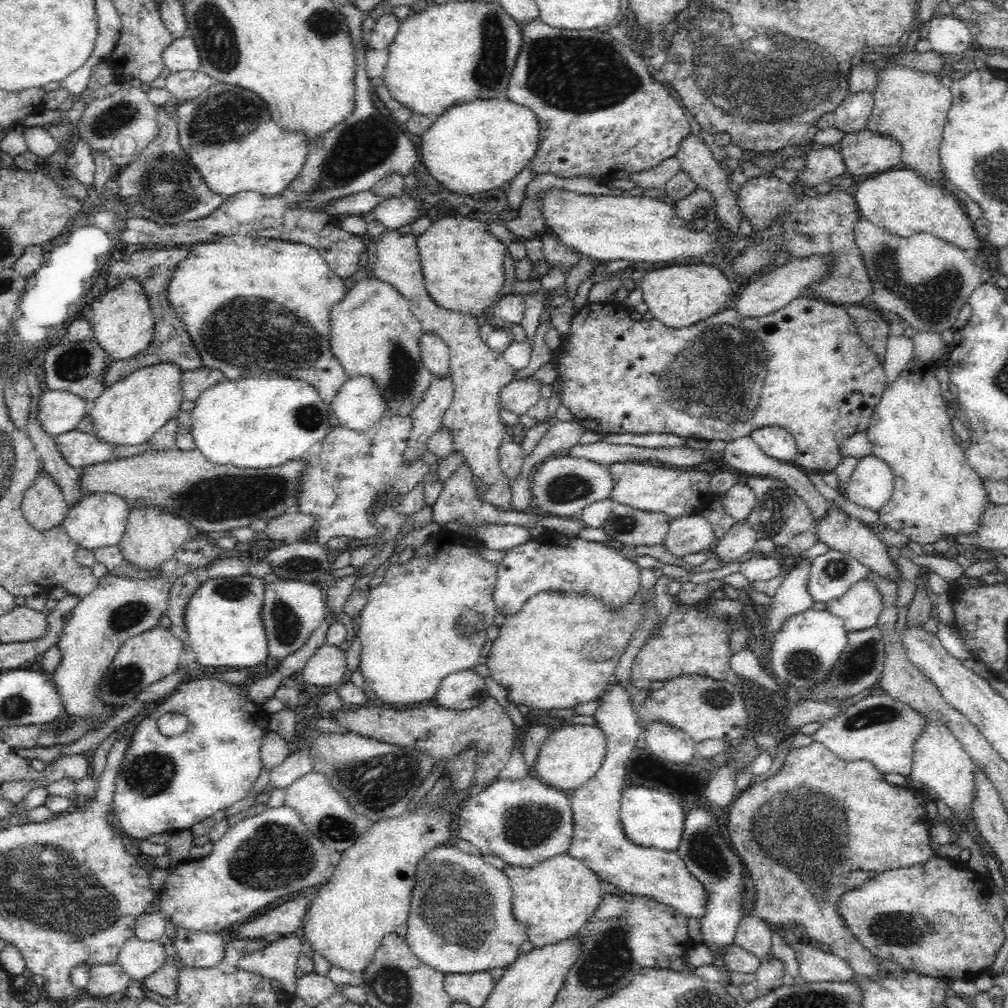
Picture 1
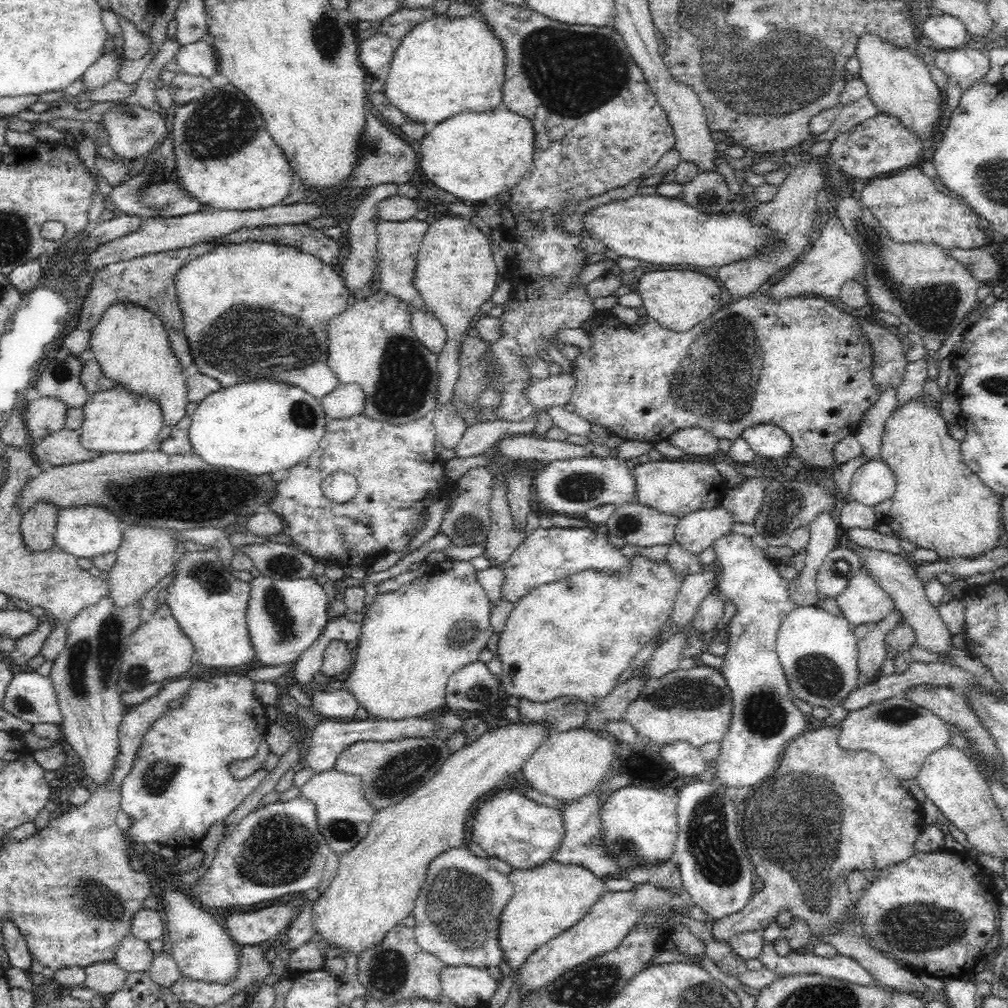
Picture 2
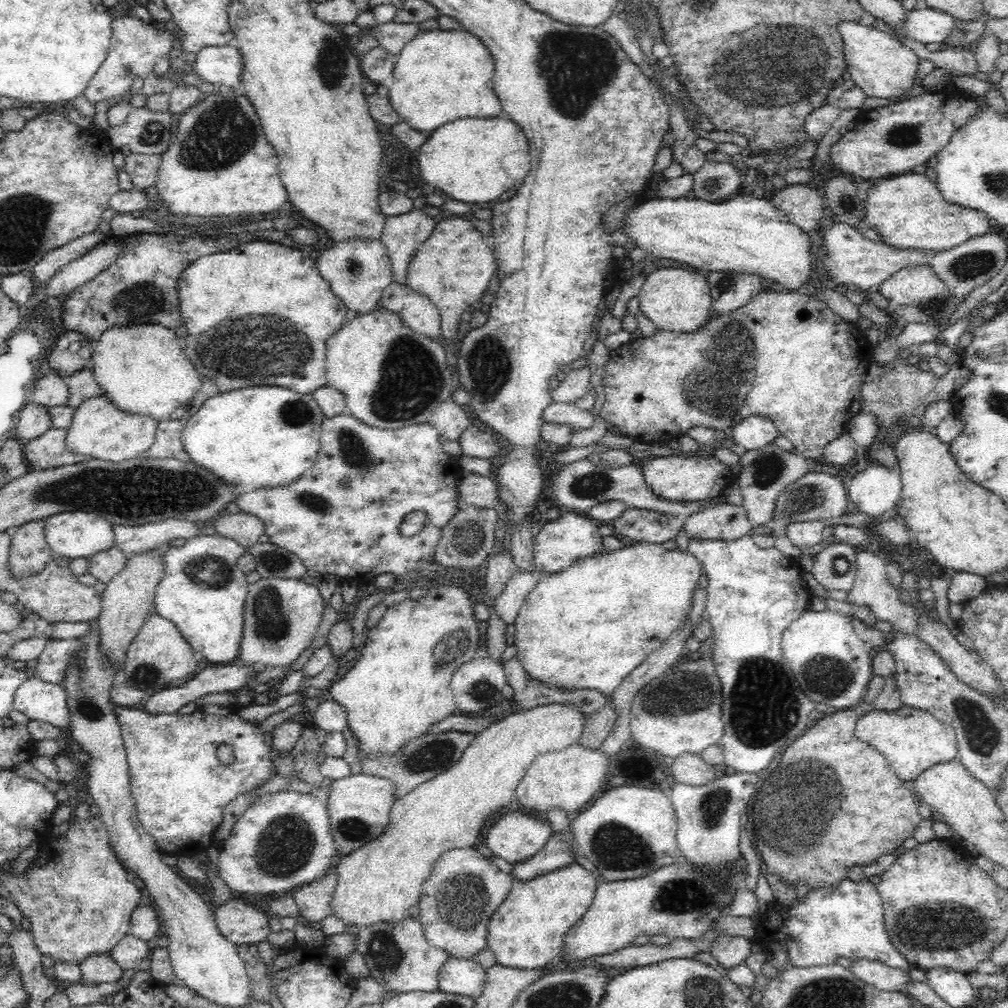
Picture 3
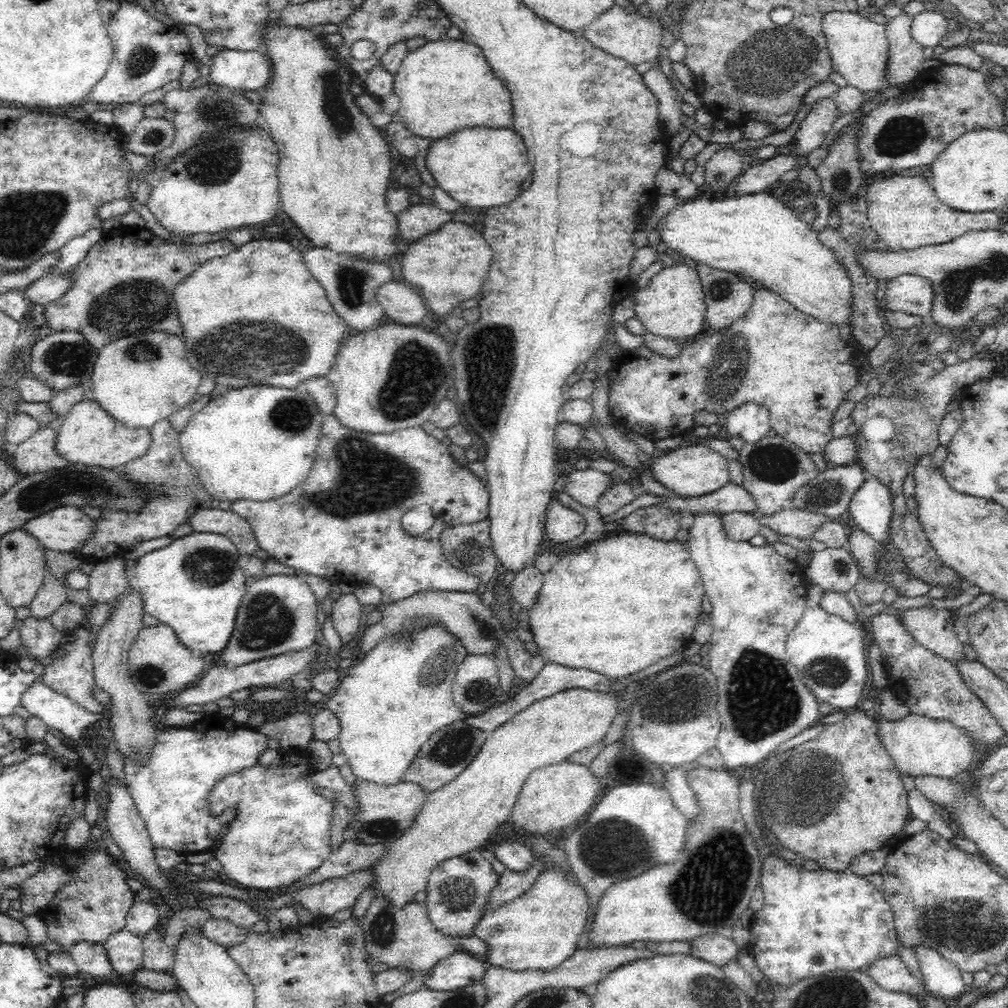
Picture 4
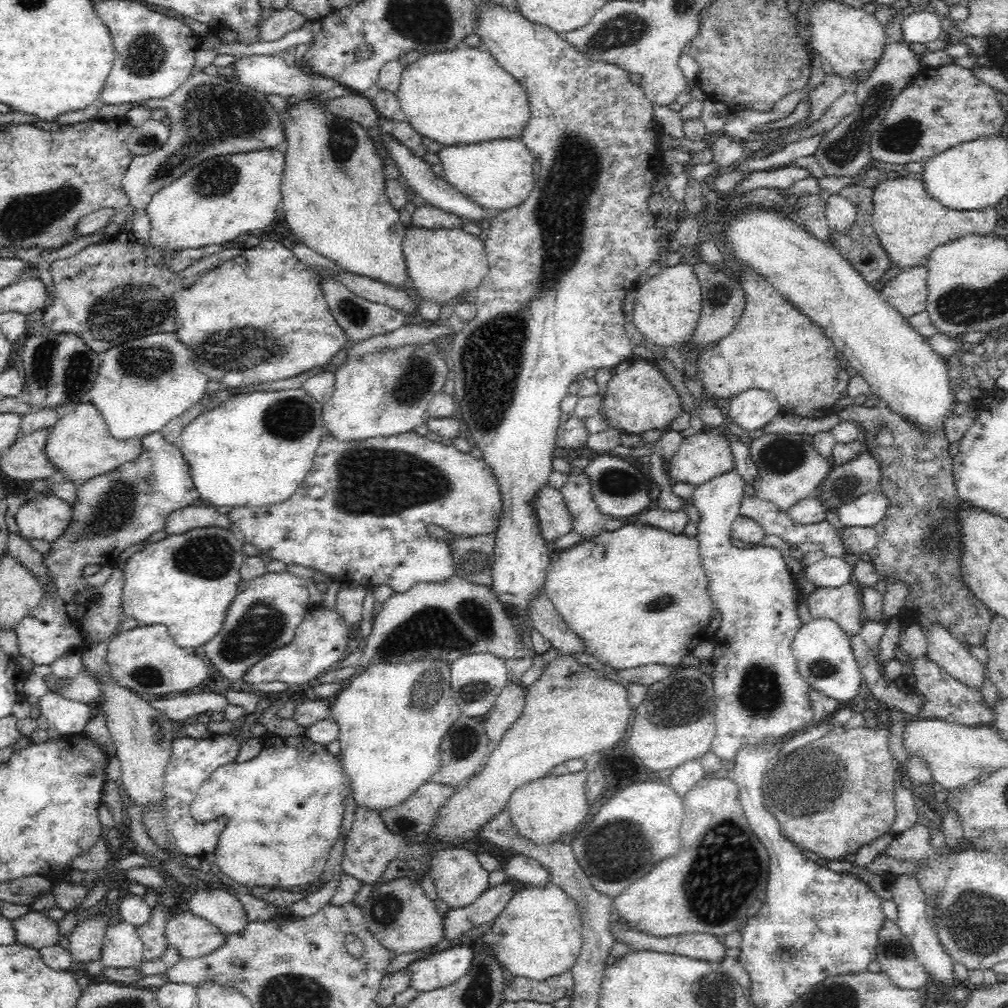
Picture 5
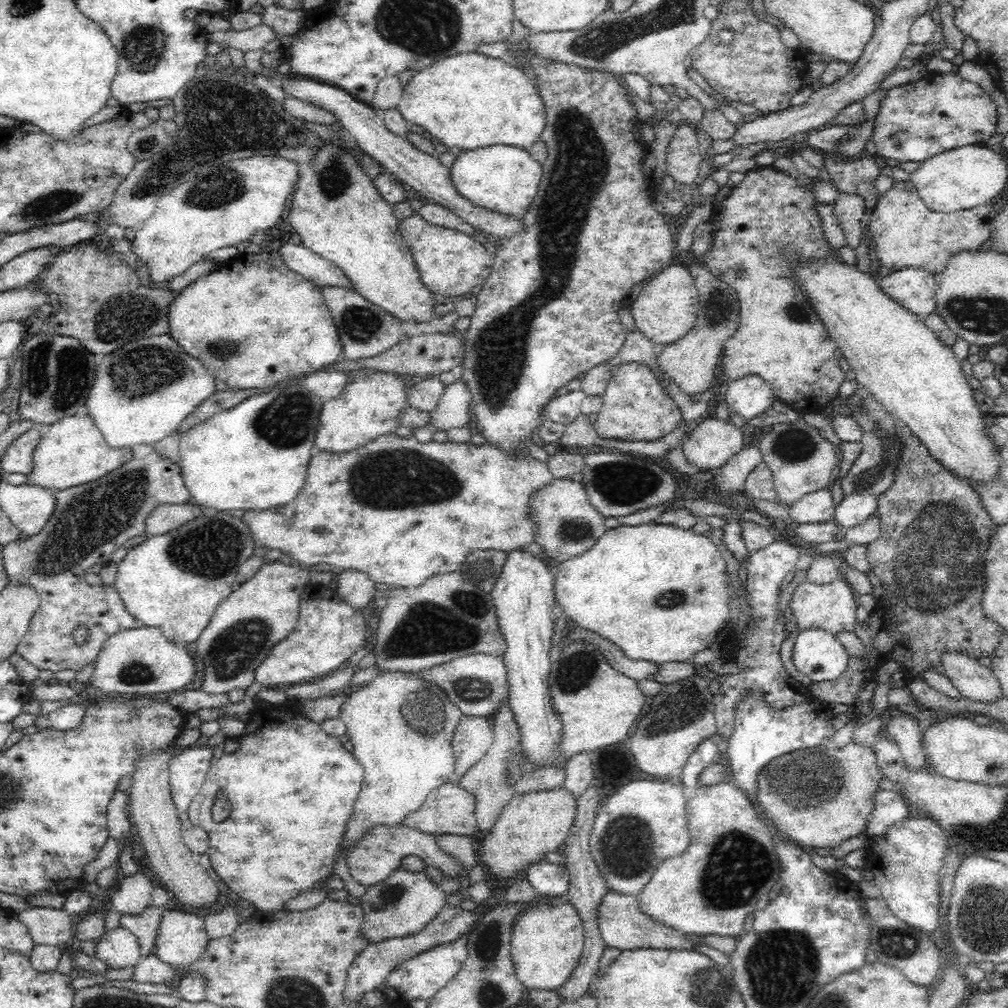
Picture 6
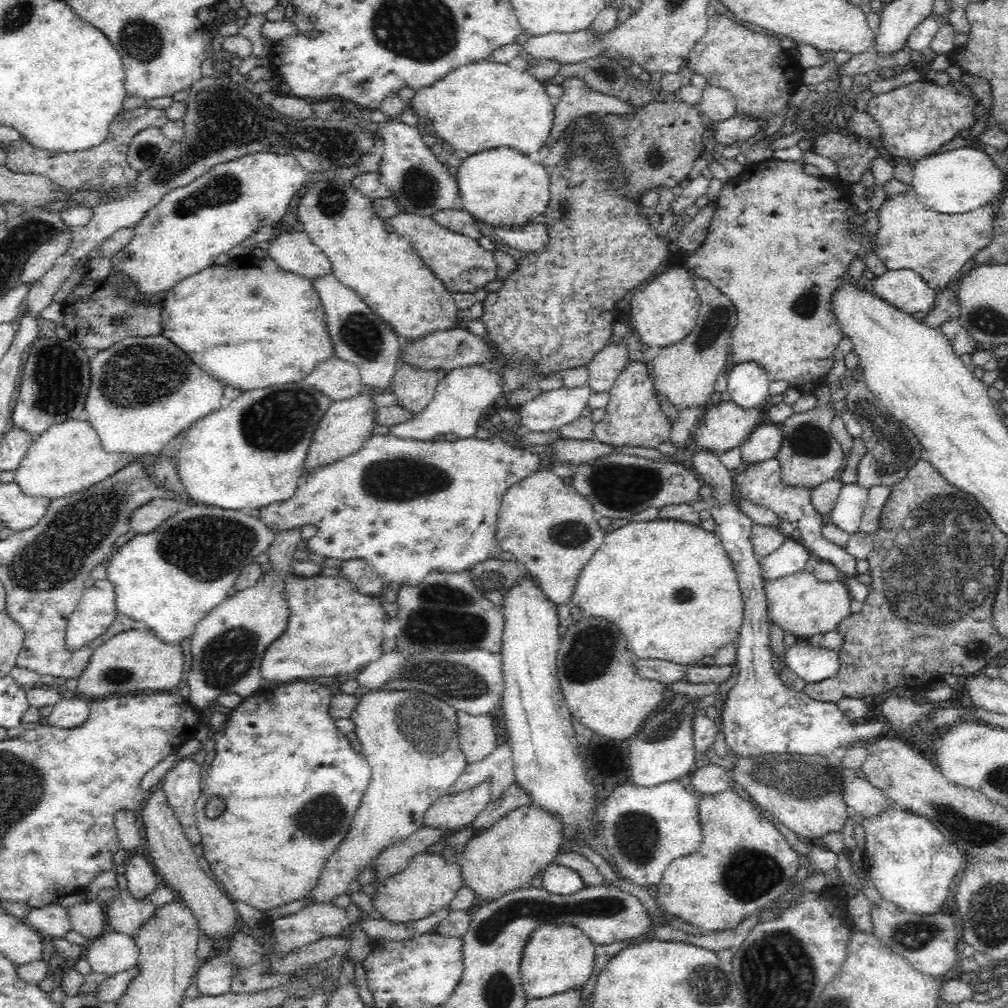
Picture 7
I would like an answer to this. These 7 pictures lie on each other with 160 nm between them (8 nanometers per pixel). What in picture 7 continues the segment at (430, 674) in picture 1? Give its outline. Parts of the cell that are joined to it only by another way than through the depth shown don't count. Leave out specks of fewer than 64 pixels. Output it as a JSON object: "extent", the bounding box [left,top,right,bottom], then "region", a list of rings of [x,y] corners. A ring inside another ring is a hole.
{"extent":[304,691,468,905],"region":[[[422,691],[360,692],[360,700],[351,714],[356,727],[352,738],[362,756],[370,764],[372,777],[348,834],[328,859],[317,885],[304,898],[308,905],[332,904],[336,897],[345,894],[351,882],[357,881],[362,872],[371,868],[374,859],[385,848],[408,838],[424,826],[423,818],[431,804],[447,795],[448,790],[464,774],[468,766],[458,739],[458,711],[434,695]]]}

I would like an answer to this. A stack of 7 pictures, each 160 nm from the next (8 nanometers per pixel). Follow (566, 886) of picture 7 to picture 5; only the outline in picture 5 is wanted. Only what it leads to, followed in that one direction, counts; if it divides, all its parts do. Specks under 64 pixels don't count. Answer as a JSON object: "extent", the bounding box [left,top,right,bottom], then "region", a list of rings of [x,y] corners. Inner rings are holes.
{"extent":[505,856,552,887],"region":[[[529,856],[510,858],[505,873],[512,876],[512,881],[521,887],[542,887],[552,880],[552,875],[546,868]]]}

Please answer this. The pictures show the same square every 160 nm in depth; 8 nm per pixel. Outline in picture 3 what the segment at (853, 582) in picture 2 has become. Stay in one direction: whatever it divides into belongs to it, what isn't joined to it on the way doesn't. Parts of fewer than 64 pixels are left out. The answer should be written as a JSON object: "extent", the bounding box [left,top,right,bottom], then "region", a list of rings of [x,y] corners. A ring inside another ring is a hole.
{"extent":[849,548,919,635],"region":[[[859,548],[856,558],[857,575],[849,590],[849,603],[854,607],[865,604],[874,613],[876,619],[886,620],[894,630],[899,630],[906,635],[915,635],[916,627],[919,625],[919,615],[915,612],[914,605],[906,604],[900,599],[899,589],[891,585],[886,579],[884,559],[881,559],[868,548]]]}

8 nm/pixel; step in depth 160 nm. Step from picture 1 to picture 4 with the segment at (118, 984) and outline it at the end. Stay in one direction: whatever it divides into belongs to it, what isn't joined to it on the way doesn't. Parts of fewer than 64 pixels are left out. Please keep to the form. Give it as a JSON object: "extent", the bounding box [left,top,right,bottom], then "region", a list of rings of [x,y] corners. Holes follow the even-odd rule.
{"extent":[68,942,113,976],"region":[[[78,942],[68,950],[77,964],[79,975],[107,976],[113,972],[110,961],[103,945],[94,942]]]}

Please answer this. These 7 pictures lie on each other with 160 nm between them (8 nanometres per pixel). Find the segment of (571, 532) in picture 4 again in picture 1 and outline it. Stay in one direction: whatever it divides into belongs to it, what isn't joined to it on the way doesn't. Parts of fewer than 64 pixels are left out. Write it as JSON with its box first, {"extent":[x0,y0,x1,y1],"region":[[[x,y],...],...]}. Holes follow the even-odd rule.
{"extent":[494,532,640,616],"region":[[[552,532],[546,542],[533,538],[505,552],[498,566],[494,600],[497,612],[508,616],[516,614],[530,597],[538,593],[579,593],[579,596],[594,597],[611,612],[616,612],[624,608],[640,588],[640,570],[634,559],[622,556],[606,542]]]}

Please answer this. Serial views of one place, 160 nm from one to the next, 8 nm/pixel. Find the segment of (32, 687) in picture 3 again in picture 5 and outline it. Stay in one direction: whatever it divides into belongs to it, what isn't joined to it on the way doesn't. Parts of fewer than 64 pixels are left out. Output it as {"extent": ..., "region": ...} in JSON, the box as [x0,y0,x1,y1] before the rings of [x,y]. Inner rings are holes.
{"extent":[38,690,91,736],"region":[[[50,690],[41,698],[38,708],[49,727],[56,728],[61,736],[82,734],[91,719],[87,703],[67,699]]]}

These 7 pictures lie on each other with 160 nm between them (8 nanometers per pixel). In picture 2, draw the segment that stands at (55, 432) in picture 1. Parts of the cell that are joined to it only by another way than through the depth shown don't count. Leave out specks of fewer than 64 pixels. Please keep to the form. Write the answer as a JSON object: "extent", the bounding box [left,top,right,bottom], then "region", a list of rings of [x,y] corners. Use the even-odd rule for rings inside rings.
{"extent":[23,398,66,445],"region":[[[38,398],[25,403],[23,418],[30,445],[38,444],[42,438],[64,429],[66,410],[66,404],[56,398]]]}

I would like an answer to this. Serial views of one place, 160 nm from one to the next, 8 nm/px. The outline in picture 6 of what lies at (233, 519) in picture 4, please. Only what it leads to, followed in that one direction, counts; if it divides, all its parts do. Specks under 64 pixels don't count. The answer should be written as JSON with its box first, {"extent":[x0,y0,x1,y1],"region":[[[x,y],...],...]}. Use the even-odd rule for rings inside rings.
{"extent":[145,503,206,537],"region":[[[180,503],[180,504],[165,504],[158,505],[152,513],[146,517],[145,533],[147,537],[154,537],[160,534],[166,534],[170,530],[178,529],[188,520],[198,518],[206,512],[204,508],[196,506],[196,504]]]}

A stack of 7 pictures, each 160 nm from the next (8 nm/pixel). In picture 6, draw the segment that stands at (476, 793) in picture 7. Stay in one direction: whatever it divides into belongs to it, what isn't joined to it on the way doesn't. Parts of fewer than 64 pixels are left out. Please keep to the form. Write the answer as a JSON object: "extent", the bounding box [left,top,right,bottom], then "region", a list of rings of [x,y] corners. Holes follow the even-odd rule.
{"extent":[403,780,478,836],"region":[[[456,780],[443,784],[432,792],[423,806],[404,818],[403,825],[426,834],[458,834],[471,836],[478,830],[477,818],[474,816],[476,798],[463,790]]]}

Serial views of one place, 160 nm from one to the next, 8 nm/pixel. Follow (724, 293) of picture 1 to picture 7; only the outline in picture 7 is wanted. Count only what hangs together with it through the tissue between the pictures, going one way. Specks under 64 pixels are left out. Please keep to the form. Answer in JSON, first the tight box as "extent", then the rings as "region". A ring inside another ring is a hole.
{"extent":[631,268,701,349],"region":[[[682,268],[662,271],[649,280],[644,290],[636,292],[631,298],[632,321],[638,330],[641,342],[661,349],[680,342],[696,327],[701,300],[694,287],[694,280]]]}

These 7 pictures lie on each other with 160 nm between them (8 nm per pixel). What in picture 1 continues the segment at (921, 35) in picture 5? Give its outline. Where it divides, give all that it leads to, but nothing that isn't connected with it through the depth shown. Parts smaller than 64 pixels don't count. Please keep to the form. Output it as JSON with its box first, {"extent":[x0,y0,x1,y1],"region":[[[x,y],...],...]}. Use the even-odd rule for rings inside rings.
{"extent":[928,15,972,57],"region":[[[949,15],[929,19],[928,42],[931,51],[945,57],[962,56],[972,45],[969,28],[958,18]]]}

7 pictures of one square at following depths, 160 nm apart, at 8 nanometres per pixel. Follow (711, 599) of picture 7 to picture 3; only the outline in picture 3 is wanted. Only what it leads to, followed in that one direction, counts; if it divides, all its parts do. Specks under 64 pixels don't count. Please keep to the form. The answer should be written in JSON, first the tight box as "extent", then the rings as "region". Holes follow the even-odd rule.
{"extent":[515,542,703,698],"region":[[[628,542],[623,547],[612,551],[605,551],[596,554],[594,557],[583,557],[581,560],[574,561],[570,566],[566,566],[560,572],[554,572],[545,576],[526,596],[523,605],[518,611],[515,618],[516,648],[518,648],[517,660],[522,663],[523,669],[526,670],[527,676],[531,680],[538,680],[548,687],[567,686],[567,688],[584,688],[596,690],[610,698],[612,692],[617,686],[635,668],[638,668],[652,652],[660,648],[666,639],[678,628],[688,621],[689,612],[692,609],[692,597],[694,591],[698,588],[698,579],[703,574],[703,568],[700,561],[688,550],[668,550],[662,544],[652,544],[648,542]]]}

